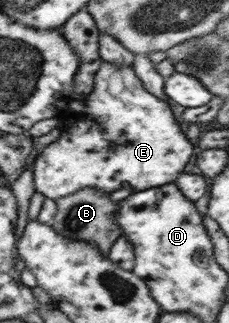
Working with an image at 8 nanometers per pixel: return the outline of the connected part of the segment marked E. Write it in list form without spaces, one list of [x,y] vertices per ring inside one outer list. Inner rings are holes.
[[[103,62],[95,73],[93,90],[83,101],[86,105],[83,112],[70,114],[75,119],[74,125],[63,128],[59,137],[36,156],[33,165],[37,192],[54,201],[87,187],[101,189],[108,195],[121,188],[135,193],[173,183],[183,173],[195,148],[181,131],[170,104],[145,90],[142,80],[130,66]]]

